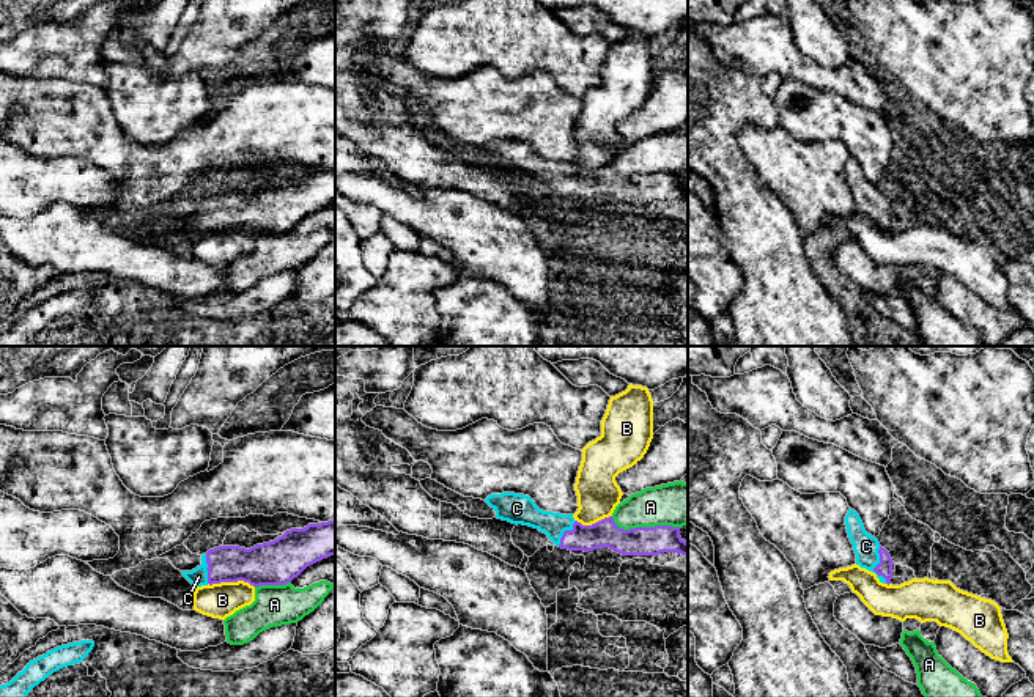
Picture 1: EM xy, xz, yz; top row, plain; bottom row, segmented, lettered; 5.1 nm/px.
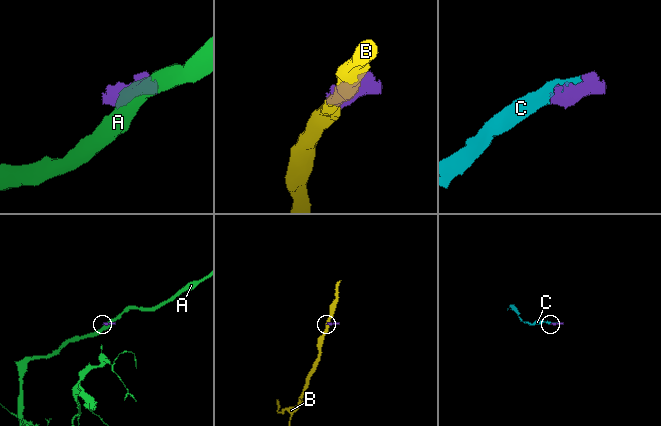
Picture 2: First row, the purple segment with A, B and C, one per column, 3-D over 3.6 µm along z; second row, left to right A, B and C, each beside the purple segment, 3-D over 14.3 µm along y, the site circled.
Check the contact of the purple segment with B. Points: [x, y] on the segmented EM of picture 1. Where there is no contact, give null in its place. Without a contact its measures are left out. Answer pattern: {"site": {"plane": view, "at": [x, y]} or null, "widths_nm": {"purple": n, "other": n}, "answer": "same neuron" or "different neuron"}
{"site": {"plane": "xy", "at": [232, 581]}, "widths_nm": {"purple": 220, "other": 180}, "answer": "different neuron"}

